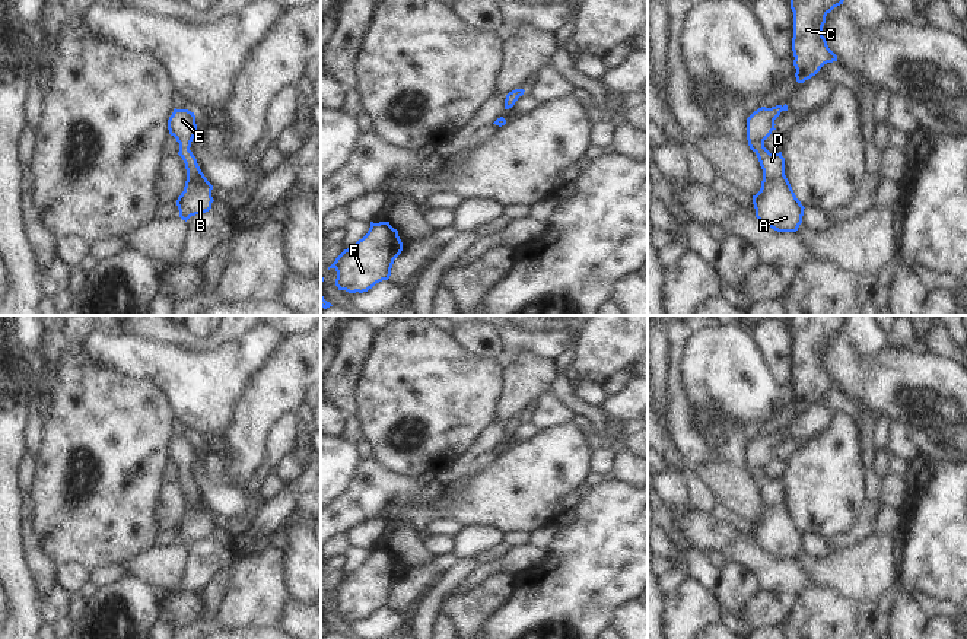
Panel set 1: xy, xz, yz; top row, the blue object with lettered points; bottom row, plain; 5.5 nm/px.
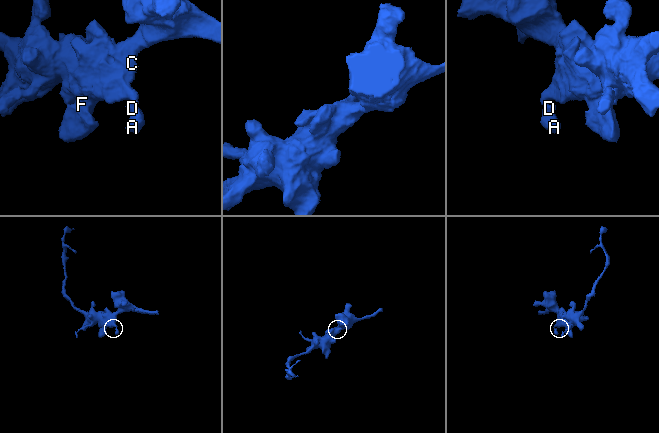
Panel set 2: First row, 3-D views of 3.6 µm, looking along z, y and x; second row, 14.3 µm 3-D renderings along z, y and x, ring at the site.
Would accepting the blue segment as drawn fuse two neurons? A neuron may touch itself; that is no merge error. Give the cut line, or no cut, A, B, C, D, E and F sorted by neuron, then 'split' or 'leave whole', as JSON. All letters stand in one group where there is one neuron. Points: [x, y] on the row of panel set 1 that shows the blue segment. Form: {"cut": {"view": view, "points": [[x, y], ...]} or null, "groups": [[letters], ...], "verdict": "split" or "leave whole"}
{"cut": null, "groups": [["A", "B", "C", "D", "E", "F"]], "verdict": "leave whole"}

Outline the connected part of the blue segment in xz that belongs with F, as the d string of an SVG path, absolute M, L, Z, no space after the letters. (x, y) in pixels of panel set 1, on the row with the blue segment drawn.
M370 222L368 233L344 249L328 267L337 271L335 286L349 293L363 293L388 280L403 242L389 222Z

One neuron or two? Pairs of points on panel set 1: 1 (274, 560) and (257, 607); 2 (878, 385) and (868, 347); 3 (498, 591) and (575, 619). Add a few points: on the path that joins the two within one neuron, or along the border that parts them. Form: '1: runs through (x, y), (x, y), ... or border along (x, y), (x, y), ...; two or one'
1: runs through (264, 572), (258, 582), (257, 595); one
2: border along (846, 334), (868, 358), (888, 345); two
3: border along (512, 575), (512, 594), (486, 619); two

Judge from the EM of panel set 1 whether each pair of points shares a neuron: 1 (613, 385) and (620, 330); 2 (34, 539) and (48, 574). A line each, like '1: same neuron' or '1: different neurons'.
1: different neurons
2: same neuron

